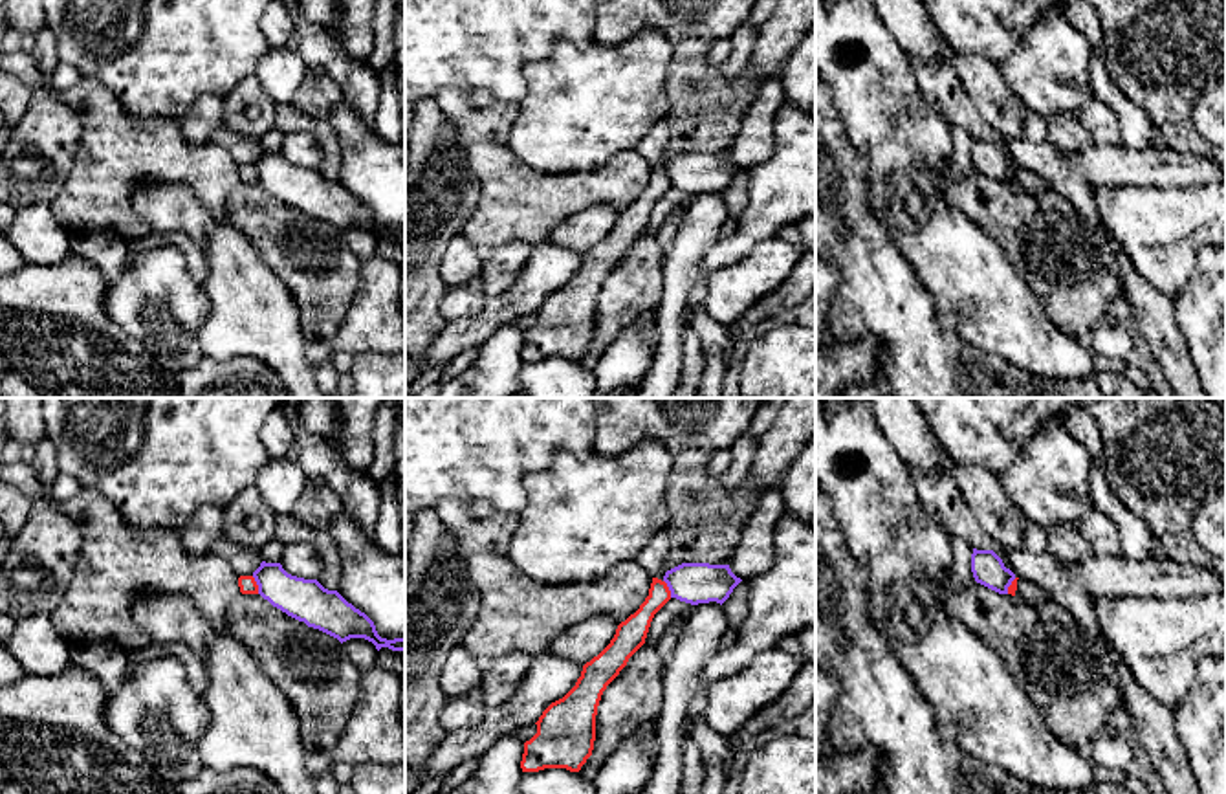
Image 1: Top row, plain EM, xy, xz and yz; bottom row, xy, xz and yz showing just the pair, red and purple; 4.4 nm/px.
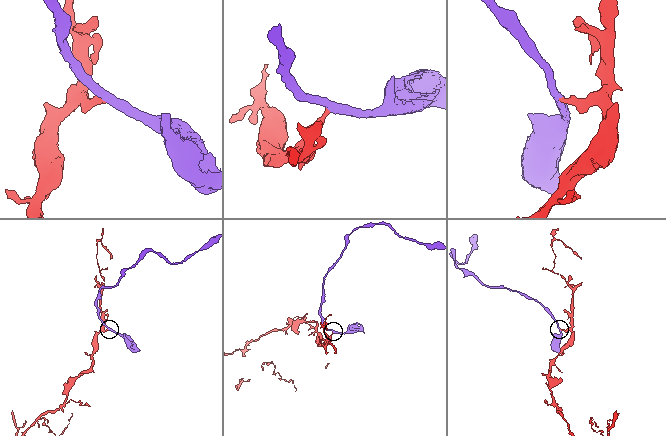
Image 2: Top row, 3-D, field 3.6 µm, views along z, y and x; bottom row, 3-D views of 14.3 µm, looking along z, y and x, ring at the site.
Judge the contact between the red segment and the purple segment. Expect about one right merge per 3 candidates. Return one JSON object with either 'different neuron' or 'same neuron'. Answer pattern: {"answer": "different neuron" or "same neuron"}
{"answer": "different neuron"}

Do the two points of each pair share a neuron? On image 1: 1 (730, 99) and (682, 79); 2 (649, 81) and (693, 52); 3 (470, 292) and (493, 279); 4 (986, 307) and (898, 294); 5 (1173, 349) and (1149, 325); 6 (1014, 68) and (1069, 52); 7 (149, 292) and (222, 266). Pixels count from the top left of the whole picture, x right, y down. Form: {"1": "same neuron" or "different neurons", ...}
{"1": "same neuron", "2": "different neurons", "3": "different neurons", "4": "different neurons", "5": "same neuron", "6": "same neuron", "7": "different neurons"}

